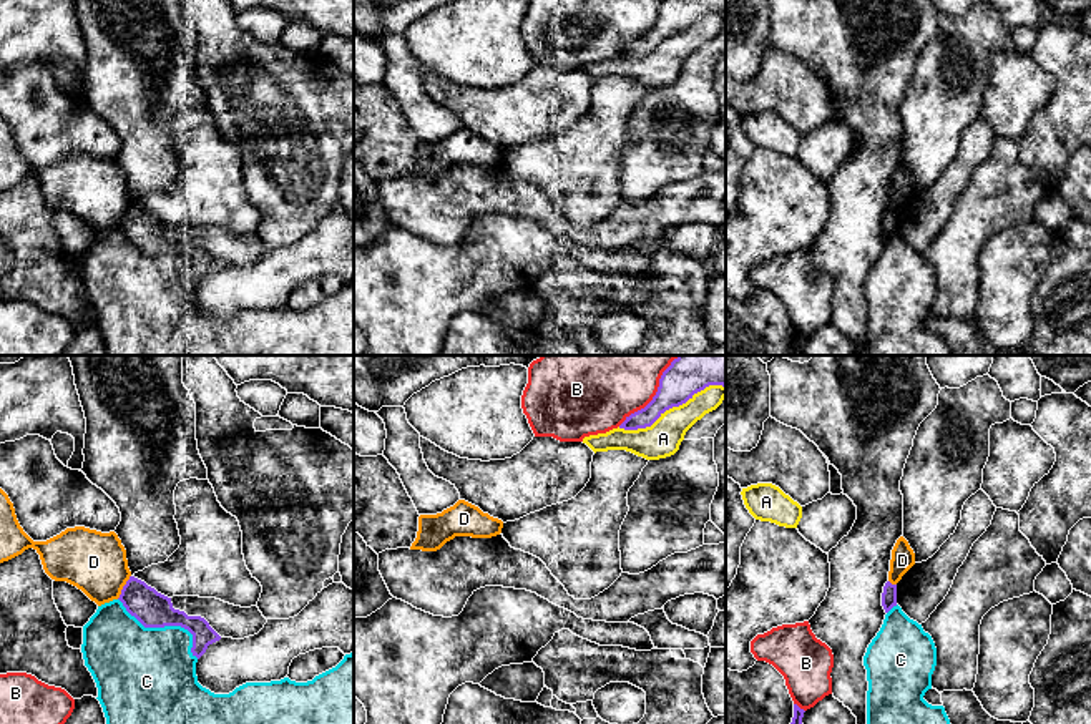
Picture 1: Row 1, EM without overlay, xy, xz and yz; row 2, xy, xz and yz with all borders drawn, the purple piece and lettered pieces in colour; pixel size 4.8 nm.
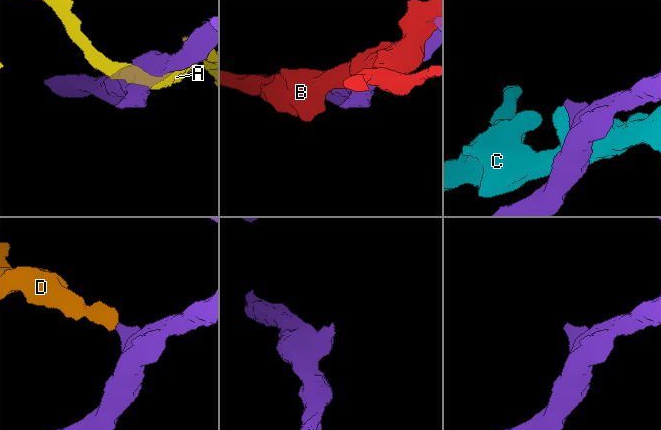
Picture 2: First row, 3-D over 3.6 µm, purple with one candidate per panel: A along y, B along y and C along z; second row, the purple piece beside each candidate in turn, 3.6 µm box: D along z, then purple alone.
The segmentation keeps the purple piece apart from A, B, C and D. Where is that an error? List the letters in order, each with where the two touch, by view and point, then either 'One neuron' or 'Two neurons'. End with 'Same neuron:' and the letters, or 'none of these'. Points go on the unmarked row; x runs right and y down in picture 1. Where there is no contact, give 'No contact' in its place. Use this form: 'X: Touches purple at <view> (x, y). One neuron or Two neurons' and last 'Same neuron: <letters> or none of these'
A: Touches purple at xz (671, 35). Two neurons
B: Touches purple at xz (650, 30). Two neurons
C: Touches purple at xy (165, 253). Two neurons
D: Touches purple at xy (123, 215). Two neurons
Same neuron: none of these

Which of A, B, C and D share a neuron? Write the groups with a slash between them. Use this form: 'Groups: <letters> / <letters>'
Groups: A / B / C / D

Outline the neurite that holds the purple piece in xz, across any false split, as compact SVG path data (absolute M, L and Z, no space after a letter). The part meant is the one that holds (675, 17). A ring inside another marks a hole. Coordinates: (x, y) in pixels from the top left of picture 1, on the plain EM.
M663 0L653 28L626 45L624 58L651 55L666 38L679 35L709 13L726 15L726 0Z

